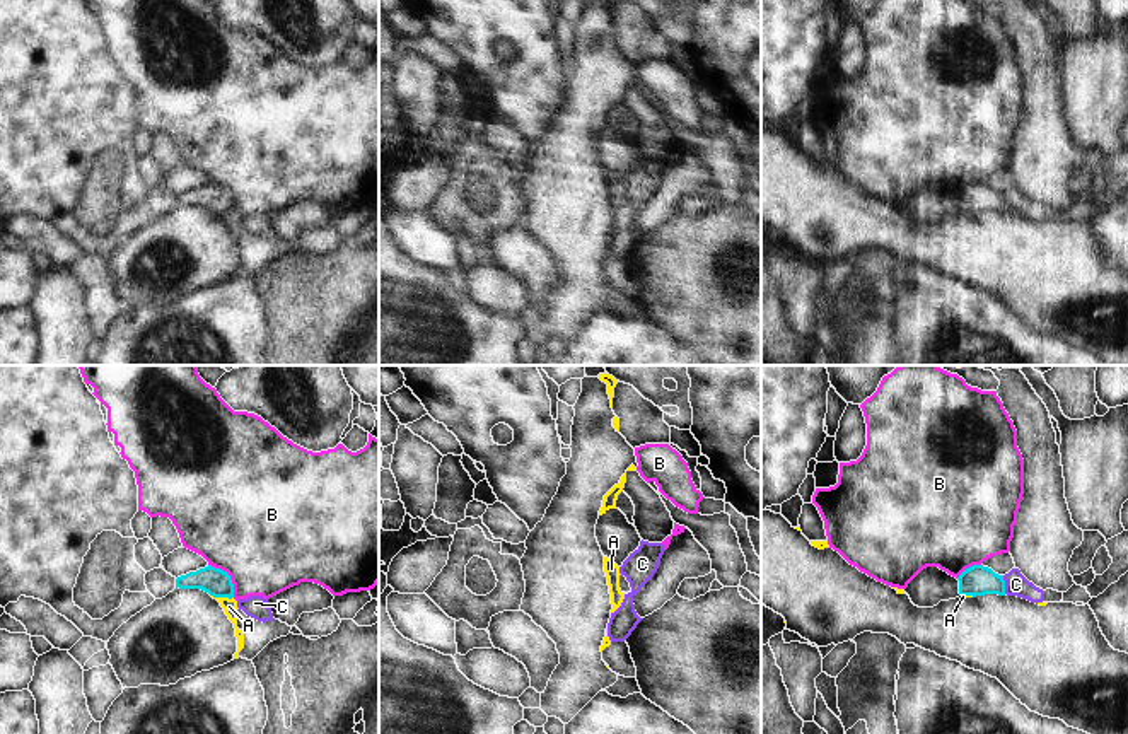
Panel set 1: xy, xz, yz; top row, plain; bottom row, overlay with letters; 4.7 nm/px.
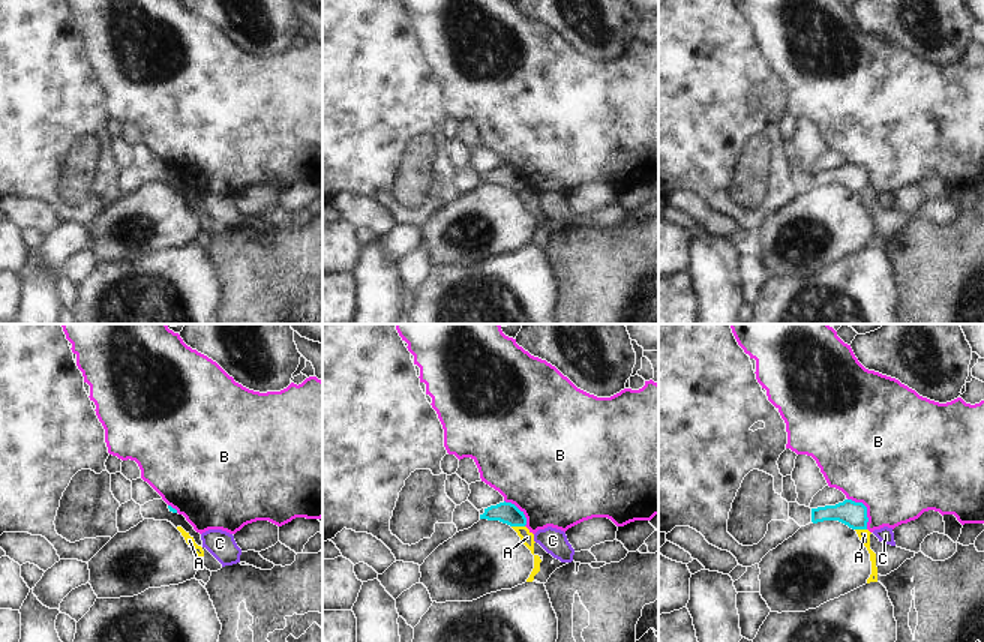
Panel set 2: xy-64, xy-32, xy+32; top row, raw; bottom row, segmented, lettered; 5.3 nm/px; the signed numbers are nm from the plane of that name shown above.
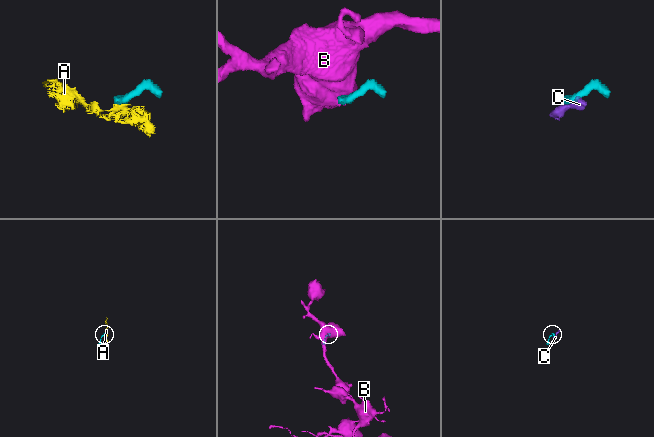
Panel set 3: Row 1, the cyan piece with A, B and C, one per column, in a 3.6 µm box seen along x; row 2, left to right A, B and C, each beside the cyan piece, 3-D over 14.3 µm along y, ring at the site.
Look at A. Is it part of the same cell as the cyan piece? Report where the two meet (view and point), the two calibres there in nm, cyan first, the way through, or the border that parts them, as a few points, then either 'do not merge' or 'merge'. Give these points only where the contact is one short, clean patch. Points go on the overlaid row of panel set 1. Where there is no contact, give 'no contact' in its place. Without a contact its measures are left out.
meets cyan in xy at (222, 596); 130 nm thick on the cyan side, 70 nm on the other; border along xy (212, 594), (232, 598); do not merge

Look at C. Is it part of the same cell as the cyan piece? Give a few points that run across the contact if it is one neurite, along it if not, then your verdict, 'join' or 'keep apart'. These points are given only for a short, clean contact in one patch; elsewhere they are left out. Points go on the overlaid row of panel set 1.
yz (1002, 576), (1005, 593) | keep apart

